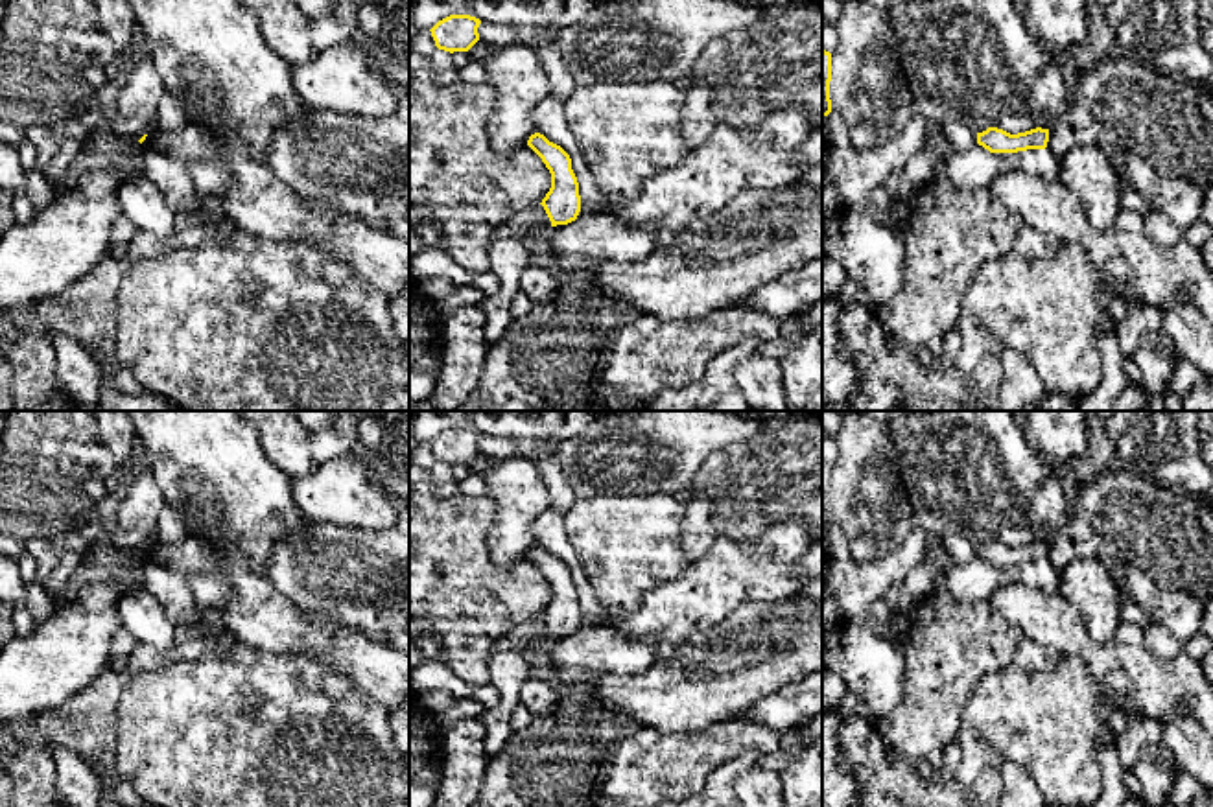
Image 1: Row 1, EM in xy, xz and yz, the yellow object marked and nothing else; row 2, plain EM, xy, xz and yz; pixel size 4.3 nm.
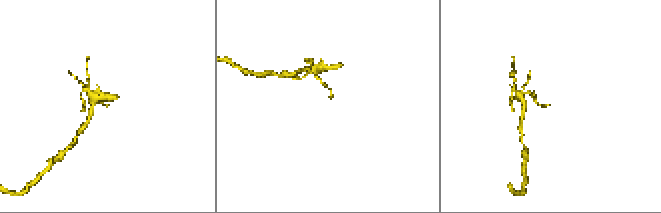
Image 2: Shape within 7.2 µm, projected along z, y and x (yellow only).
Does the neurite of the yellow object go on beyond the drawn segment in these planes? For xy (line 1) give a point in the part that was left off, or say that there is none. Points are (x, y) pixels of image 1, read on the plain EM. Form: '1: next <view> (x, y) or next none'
1: next none

